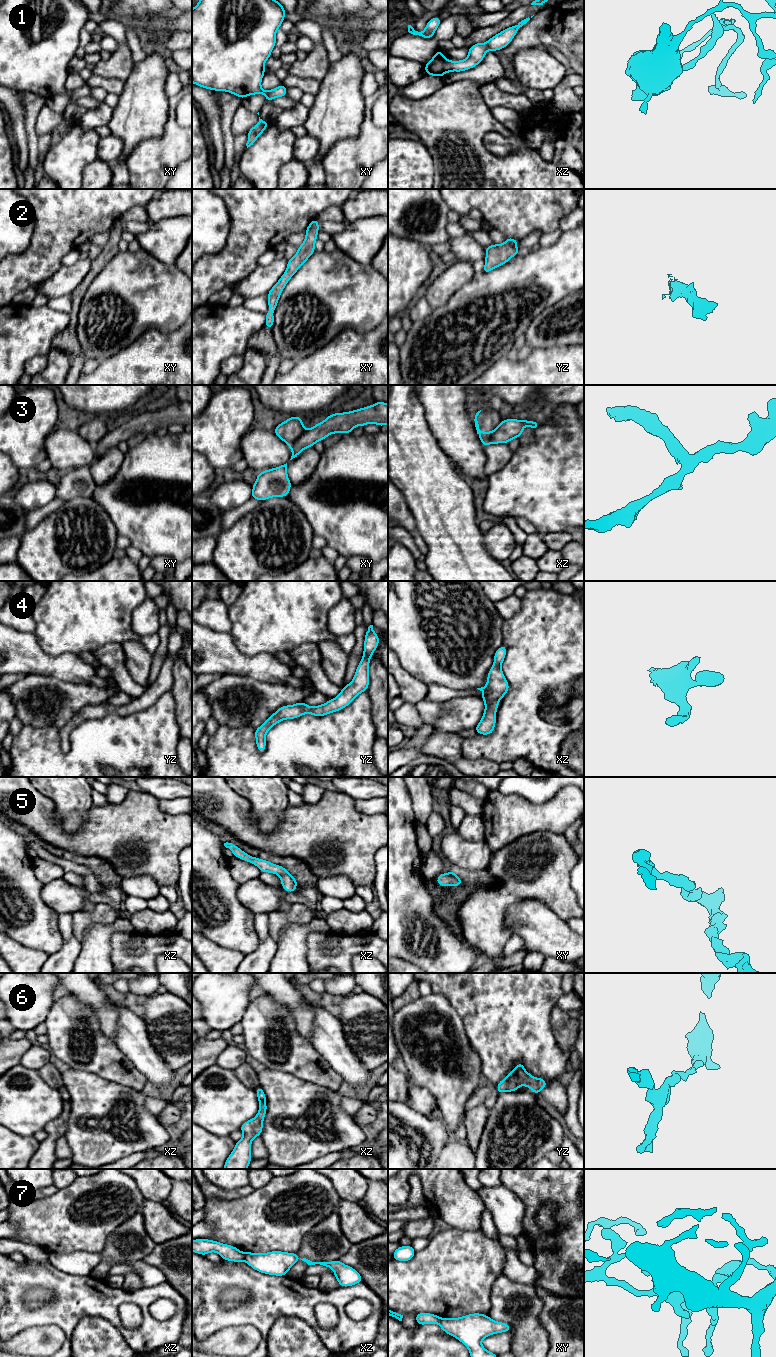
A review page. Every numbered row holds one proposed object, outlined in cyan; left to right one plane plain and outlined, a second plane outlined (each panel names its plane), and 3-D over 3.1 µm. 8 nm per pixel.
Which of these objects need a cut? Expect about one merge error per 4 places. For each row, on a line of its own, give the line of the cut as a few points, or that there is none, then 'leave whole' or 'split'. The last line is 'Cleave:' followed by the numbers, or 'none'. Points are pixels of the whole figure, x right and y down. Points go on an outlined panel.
1: no cut; leave whole
2: no cut; leave whole
3: cut in xy along (305, 430), (290, 447); split
4: no cut; leave whole
5: no cut; leave whole
6: no cut; leave whole
7: cut in xz along (242, 1252), (244, 1259); split
Cleave: 3, 7

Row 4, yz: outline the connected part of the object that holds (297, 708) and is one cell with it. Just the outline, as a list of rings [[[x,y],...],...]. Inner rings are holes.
[[[370,625],[365,634],[363,658],[355,671],[353,680],[342,688],[342,691],[326,703],[310,707],[306,703],[299,702],[291,706],[281,706],[264,723],[254,730],[257,749],[262,753],[266,749],[266,734],[277,723],[286,719],[296,719],[304,714],[321,717],[347,707],[360,693],[369,687],[369,662],[372,654],[379,646],[379,636]]]

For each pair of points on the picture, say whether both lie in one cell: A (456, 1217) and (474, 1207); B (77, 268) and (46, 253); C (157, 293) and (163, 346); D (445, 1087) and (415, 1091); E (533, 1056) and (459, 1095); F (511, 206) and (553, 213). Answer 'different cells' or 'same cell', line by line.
A: same cell
B: different cells
C: different cells
D: different cells
E: different cells
F: same cell

